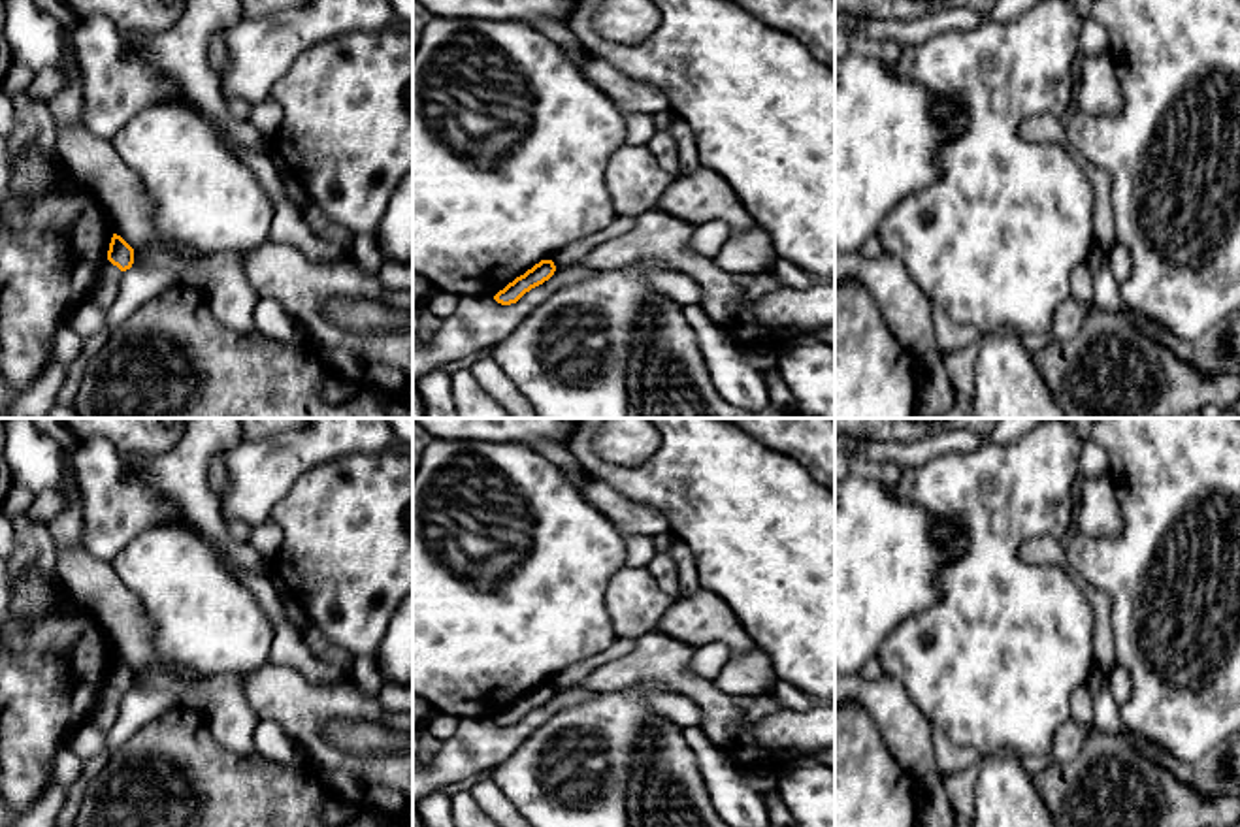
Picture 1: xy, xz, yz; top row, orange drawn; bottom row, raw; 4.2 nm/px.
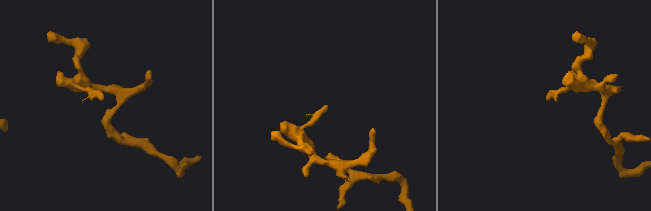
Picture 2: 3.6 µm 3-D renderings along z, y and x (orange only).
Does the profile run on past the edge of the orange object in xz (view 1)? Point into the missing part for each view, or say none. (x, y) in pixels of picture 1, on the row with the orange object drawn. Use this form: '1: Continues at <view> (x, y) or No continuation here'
1: No continuation here

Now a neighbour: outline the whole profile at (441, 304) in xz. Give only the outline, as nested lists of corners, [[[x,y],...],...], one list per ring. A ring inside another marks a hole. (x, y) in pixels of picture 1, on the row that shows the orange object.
[[[435,290],[432,298],[426,303],[426,309],[439,316],[441,320],[449,318],[454,315],[458,307],[460,298],[443,290]]]

